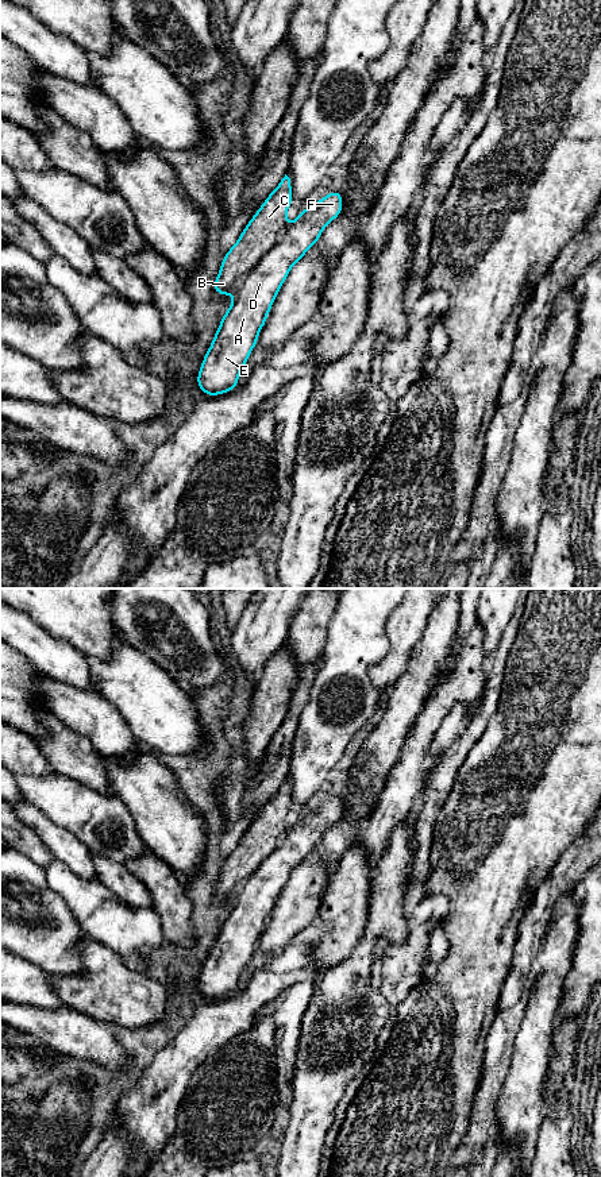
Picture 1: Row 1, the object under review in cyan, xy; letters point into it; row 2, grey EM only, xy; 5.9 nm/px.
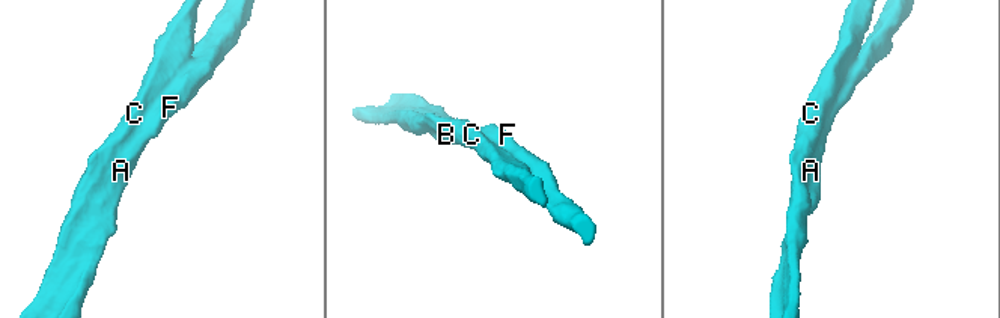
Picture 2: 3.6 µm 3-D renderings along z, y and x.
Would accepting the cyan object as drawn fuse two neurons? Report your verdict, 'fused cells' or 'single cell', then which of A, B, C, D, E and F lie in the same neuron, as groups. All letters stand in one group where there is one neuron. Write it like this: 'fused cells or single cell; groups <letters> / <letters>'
fused cells; groups A D E F / B C

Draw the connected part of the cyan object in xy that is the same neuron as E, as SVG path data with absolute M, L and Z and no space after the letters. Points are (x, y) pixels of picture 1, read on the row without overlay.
M342 795L325 799L320 806L307 811L300 821L286 831L282 842L259 865L259 868L246 879L235 895L234 907L221 922L209 954L197 979L197 991L207 1000L228 997L238 991L239 977L247 968L250 958L258 948L258 938L263 933L278 895L285 887L290 873L305 857L319 846L325 830L342 818Z

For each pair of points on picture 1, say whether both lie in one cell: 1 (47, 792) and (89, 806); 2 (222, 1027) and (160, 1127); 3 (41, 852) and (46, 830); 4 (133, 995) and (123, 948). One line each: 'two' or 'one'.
1: one
2: one
3: two
4: two

